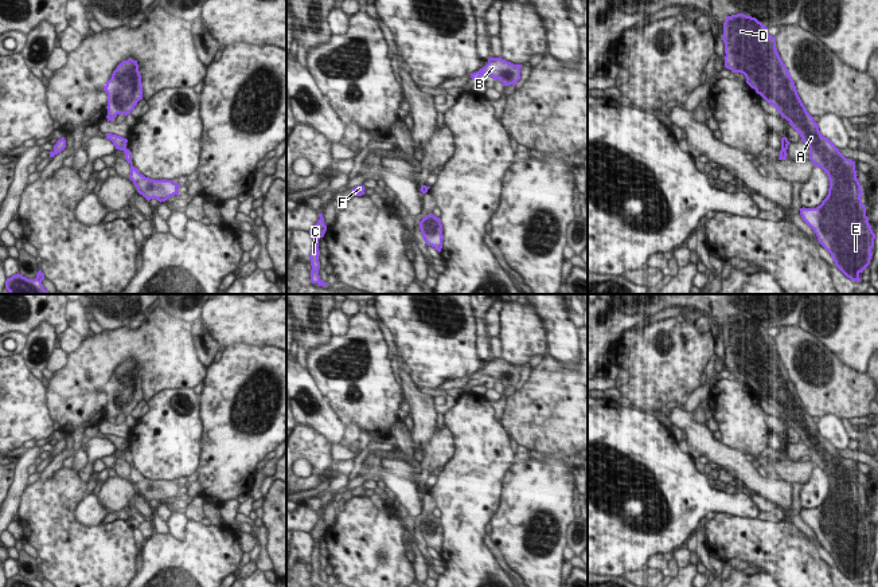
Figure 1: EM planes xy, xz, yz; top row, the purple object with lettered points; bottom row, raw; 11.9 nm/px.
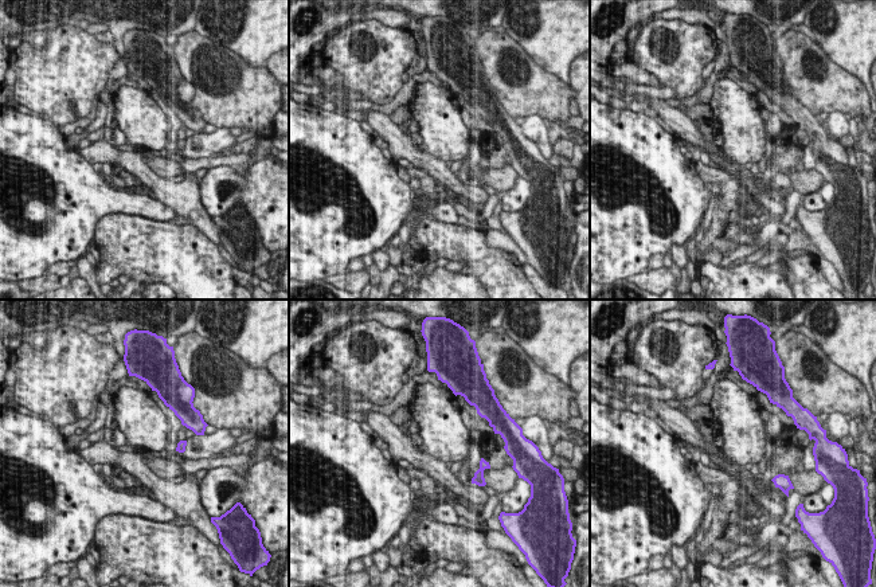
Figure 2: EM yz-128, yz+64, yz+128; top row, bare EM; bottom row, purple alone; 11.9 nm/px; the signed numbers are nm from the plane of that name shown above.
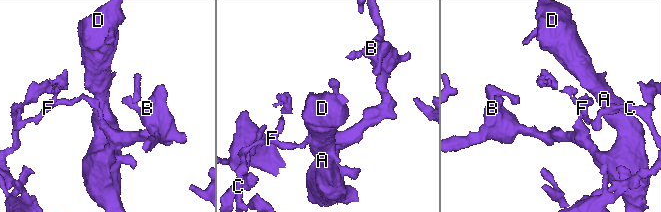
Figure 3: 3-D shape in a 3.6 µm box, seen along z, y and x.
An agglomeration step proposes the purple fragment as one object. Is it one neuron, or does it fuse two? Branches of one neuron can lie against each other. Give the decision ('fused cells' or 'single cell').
fused cells

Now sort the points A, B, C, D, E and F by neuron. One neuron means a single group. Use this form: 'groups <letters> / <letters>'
groups A B D E / C F

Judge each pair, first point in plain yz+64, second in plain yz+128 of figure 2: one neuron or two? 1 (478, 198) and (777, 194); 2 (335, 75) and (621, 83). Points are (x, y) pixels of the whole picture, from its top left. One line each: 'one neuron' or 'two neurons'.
1: one neuron
2: two neurons

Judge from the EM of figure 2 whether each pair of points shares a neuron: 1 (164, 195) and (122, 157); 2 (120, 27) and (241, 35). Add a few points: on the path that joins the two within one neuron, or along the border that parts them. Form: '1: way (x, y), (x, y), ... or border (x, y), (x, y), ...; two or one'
1: way (155, 184), (133, 163); one
2: border (198, 14), (194, 30); two

